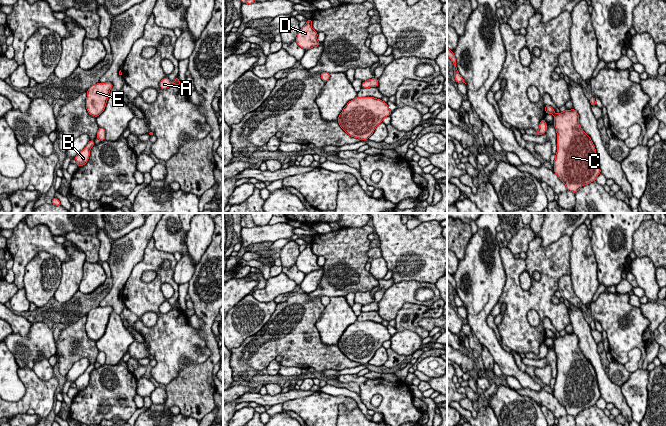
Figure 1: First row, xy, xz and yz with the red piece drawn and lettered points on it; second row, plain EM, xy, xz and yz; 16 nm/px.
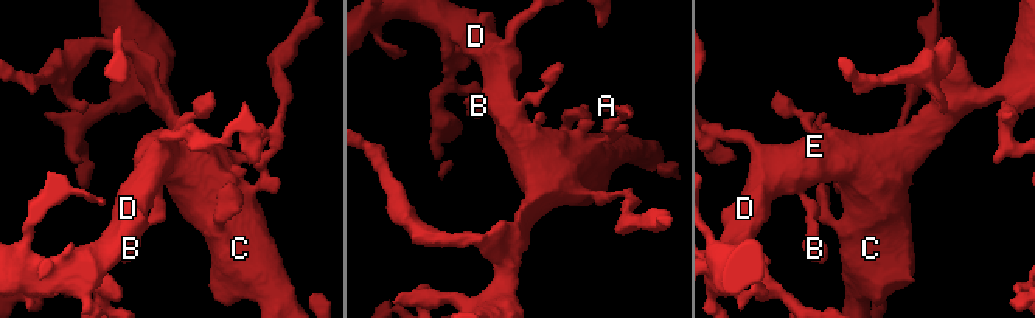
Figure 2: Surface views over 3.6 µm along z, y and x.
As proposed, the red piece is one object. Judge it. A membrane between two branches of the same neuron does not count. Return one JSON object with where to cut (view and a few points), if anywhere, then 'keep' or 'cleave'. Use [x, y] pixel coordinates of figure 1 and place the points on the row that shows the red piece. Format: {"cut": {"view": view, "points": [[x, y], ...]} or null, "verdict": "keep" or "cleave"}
{"cut": null, "verdict": "keep"}

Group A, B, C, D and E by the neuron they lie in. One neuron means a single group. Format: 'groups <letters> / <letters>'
groups A B C D E

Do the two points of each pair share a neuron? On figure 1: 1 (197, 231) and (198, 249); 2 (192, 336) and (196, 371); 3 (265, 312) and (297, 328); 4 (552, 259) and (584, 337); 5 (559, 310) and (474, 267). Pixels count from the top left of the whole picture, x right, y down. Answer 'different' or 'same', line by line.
1: same
2: different
3: different
4: different
5: different

